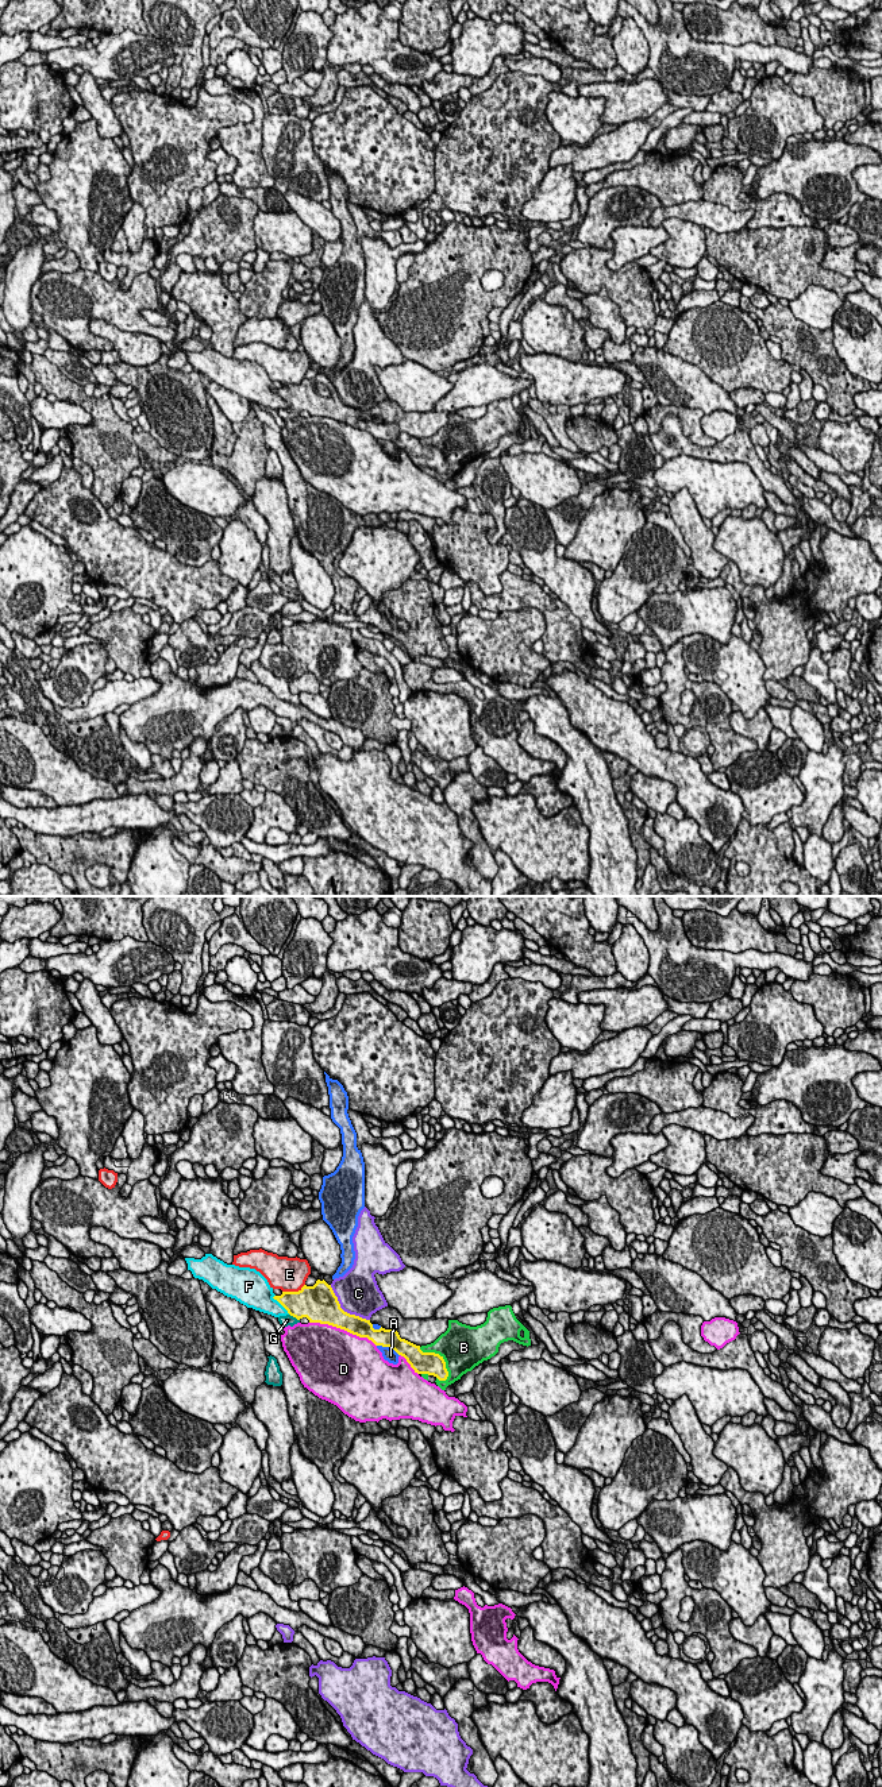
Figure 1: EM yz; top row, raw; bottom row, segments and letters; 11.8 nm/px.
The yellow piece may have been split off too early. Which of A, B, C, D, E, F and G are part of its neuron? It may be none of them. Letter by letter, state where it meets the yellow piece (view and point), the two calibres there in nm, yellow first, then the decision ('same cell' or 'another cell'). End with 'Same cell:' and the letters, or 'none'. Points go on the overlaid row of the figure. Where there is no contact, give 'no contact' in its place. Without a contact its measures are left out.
A: meets yellow in yz at (388, 1346); 220 nm thick on the yellow side, 160 nm on the other; another cell
B: meets yellow in yz at (442, 1358); 280 nm thick on the yellow side, 480 nm on the other; another cell
C: meets yellow in yz at (343, 1311); 380 nm thick on the yellow side, 480 nm on the other; another cell
D: meets yellow in yz at (343, 1328); 280 nm thick on the yellow side, 480 nm on the other; another cell
E: meets yellow in yz at (293, 1292); 380 nm thick on the yellow side, 420 nm on the other; another cell
F: meets yellow in yz at (280, 1303); 320 nm thick on the yellow side, 320 nm on the other; another cell
G: meets yellow in yz at (295, 1316); 380 nm thick on the yellow side, 130 nm on the other; same cell
Same cell: G

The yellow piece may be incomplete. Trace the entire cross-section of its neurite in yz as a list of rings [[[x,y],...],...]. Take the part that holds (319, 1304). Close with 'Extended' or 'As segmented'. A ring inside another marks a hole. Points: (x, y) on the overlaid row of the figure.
[[[317,1280],[313,1286],[304,1285],[299,1292],[282,1292],[273,1298],[288,1311],[286,1316],[278,1317],[282,1327],[293,1327],[307,1317],[309,1323],[328,1324],[359,1338],[367,1338],[375,1346],[394,1350],[417,1374],[434,1375],[439,1381],[446,1381],[448,1377],[446,1362],[439,1354],[423,1352],[420,1346],[401,1339],[396,1329],[382,1327],[374,1329],[370,1320],[344,1312],[331,1285],[324,1280]]]. Extended

